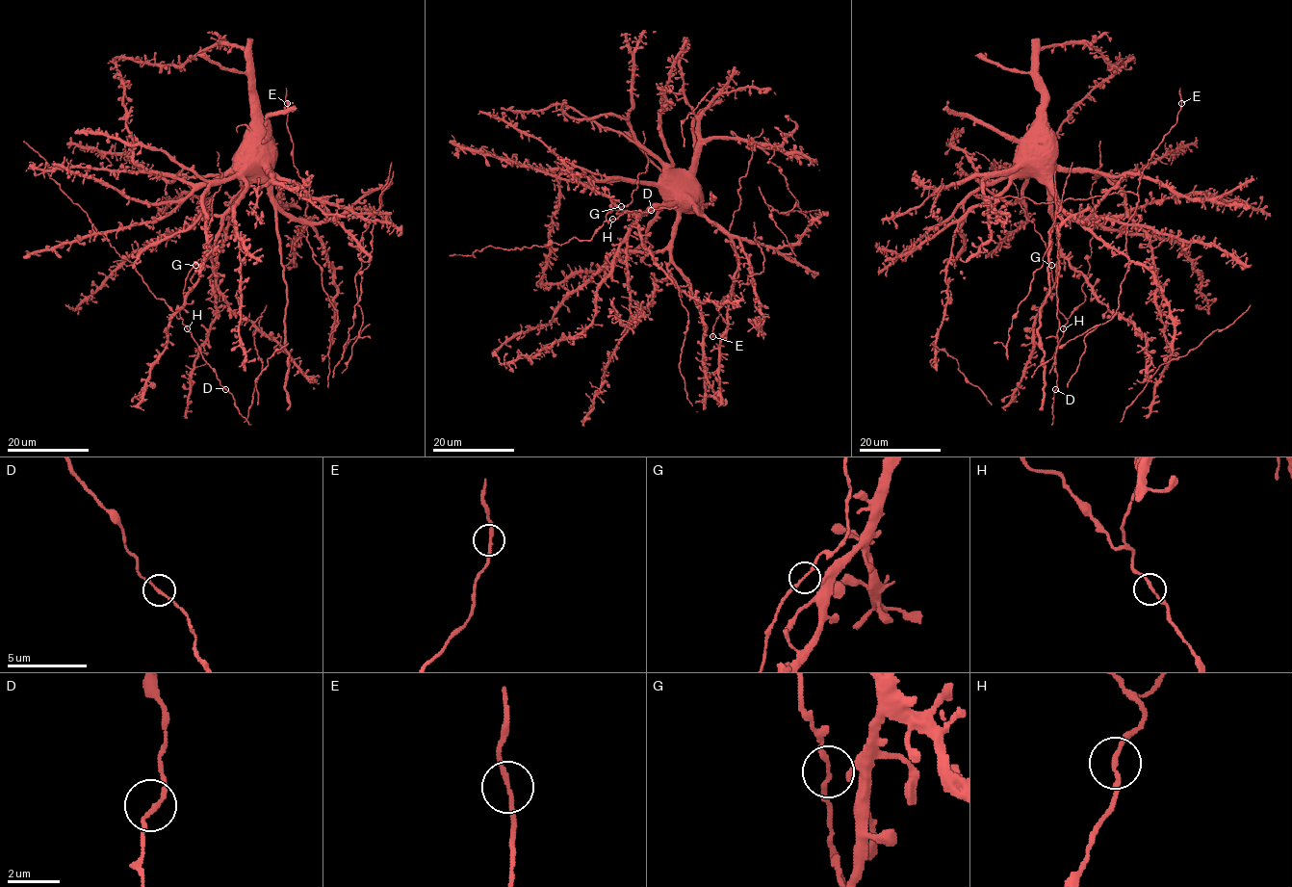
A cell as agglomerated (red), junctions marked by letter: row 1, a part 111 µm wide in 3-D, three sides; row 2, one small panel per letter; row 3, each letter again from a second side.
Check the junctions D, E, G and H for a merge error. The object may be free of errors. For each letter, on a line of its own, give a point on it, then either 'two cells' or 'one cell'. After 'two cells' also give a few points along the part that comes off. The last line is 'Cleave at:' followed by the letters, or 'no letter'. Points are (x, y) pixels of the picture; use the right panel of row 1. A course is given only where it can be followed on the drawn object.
D: at (1055, 389); one cell
E: at (1181, 103); one cell
G: at (1051, 265); one cell
H: at (1063, 328); one cell
Cleave at: no letter

